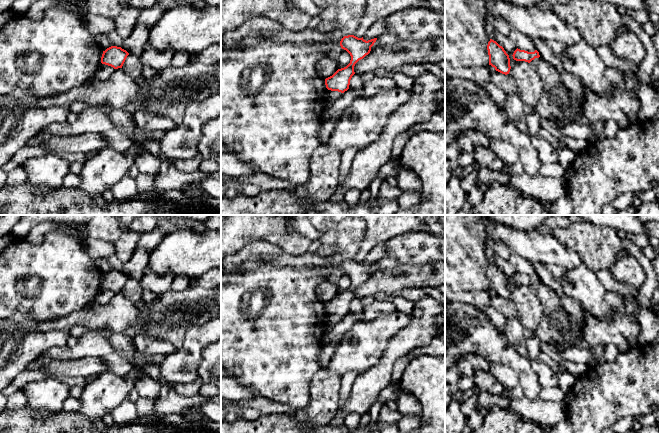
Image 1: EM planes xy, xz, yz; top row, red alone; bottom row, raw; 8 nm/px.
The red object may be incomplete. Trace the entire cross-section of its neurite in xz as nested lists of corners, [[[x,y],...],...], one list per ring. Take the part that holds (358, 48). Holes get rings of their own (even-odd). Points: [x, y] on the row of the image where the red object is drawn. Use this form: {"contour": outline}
{"contour": [[[354,35],[344,36],[341,39],[340,46],[350,54],[351,60],[346,67],[338,69],[332,76],[325,79],[328,104],[333,103],[349,89],[350,80],[355,74],[355,64],[370,53],[376,40],[377,38],[366,41],[363,37],[358,38]]]}

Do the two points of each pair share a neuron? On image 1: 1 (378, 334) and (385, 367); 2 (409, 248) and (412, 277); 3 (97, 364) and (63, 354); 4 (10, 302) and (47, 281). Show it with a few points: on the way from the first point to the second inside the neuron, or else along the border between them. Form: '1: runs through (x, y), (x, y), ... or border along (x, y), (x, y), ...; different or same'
1: border along (396, 334), (388, 340), (380, 360), (366, 370); different
2: border along (434, 261), (398, 265); different
3: border along (101, 356), (82, 356), (68, 361), (56, 361); different
4: runs through (19, 293), (26, 286), (38, 286); same

